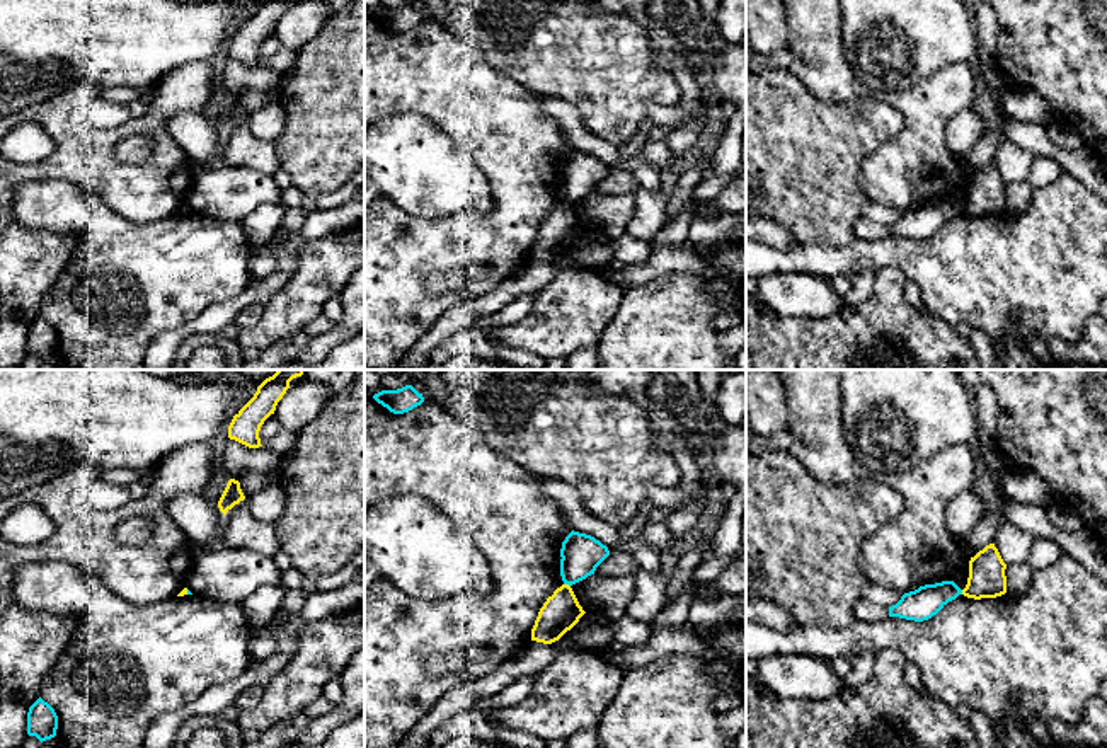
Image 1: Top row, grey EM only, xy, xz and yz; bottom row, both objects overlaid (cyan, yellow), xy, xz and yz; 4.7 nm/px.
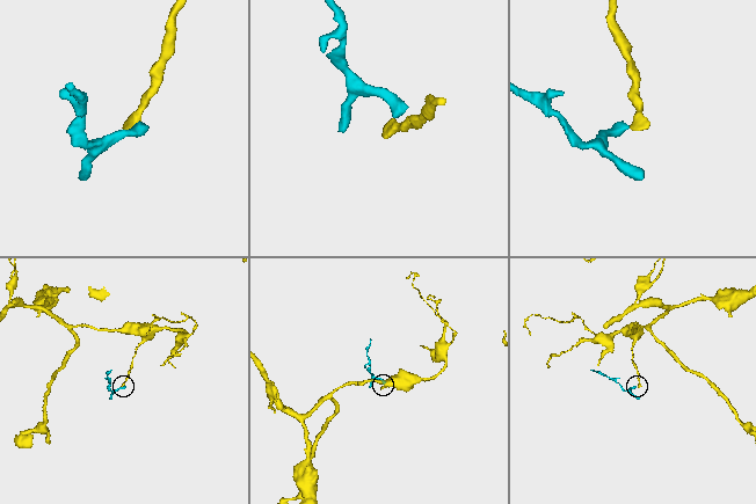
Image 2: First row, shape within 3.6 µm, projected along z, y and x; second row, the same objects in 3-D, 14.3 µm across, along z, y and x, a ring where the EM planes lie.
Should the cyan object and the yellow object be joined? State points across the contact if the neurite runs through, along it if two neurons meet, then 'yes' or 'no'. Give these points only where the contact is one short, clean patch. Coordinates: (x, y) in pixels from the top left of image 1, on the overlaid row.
border along xz (564, 583), (569, 586); no

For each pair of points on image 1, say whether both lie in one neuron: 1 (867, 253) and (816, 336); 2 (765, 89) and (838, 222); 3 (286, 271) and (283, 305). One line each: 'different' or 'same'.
1: different
2: same
3: different

